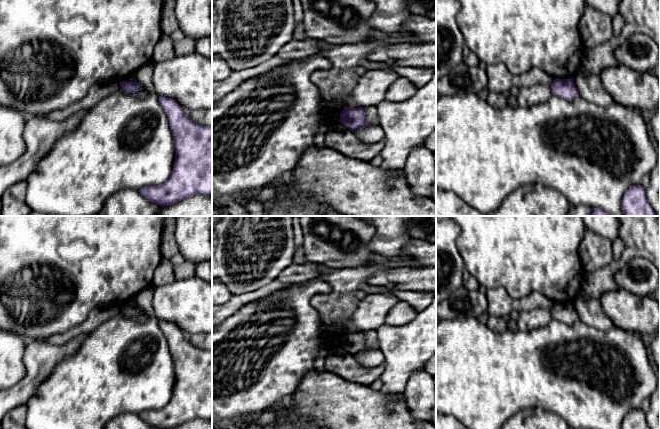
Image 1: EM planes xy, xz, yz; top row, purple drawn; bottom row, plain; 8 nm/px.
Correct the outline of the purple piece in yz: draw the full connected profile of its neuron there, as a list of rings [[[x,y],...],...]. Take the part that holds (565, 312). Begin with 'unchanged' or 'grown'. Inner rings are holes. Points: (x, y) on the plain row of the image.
unchanged; [[[574,302],[554,303],[551,308],[552,317],[566,324],[574,324],[579,321],[575,311]]]

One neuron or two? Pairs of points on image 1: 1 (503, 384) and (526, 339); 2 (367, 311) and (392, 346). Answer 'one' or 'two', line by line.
1: one
2: two

